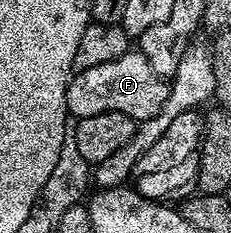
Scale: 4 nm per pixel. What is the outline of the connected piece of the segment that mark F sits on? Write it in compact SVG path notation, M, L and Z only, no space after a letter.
M137 50L125 52L104 66L90 66L83 72L75 71L66 91L66 111L79 118L105 112L128 114L136 122L151 120L161 110L170 94L170 85L148 66L148 58Z

